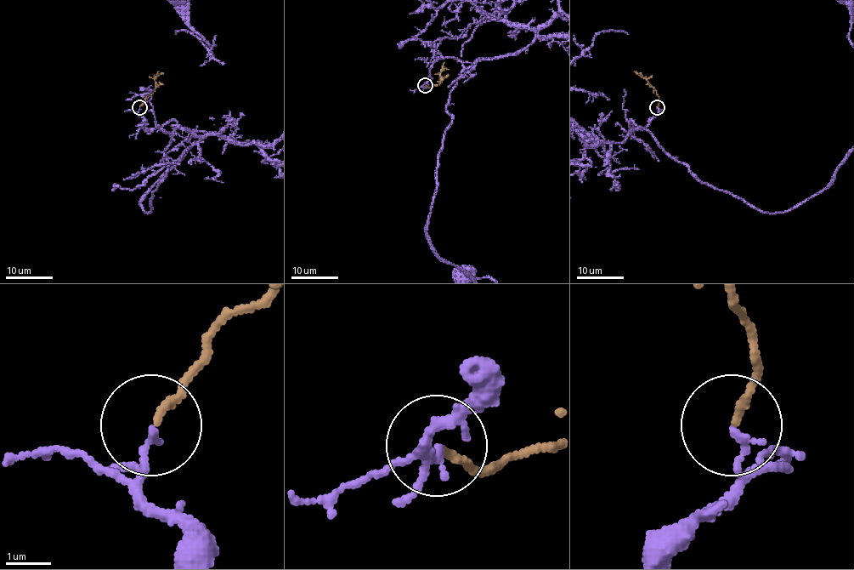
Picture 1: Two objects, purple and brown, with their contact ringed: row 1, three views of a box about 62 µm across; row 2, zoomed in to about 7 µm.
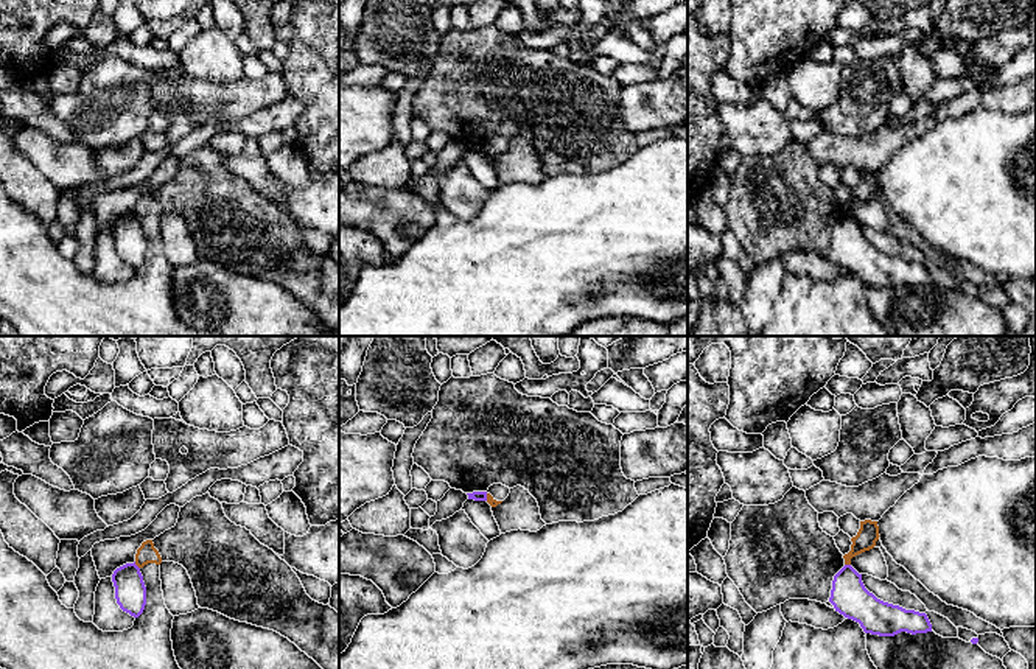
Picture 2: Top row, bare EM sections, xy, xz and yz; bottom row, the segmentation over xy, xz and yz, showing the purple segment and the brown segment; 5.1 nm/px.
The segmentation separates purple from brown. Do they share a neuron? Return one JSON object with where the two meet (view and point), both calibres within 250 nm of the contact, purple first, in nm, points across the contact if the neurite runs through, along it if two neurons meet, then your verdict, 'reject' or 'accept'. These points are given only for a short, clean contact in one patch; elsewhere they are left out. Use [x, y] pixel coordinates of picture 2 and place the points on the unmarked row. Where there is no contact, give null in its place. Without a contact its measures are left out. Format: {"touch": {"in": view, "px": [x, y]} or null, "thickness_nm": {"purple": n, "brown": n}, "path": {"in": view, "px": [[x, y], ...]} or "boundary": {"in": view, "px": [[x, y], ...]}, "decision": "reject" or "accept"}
{"touch": {"in": "xy", "px": [136, 217]}, "thickness_nm": {"purple": 160, "brown": 100}, "boundary": {"in": "xy", "px": [[134, 213], [139, 220]]}, "decision": "reject"}

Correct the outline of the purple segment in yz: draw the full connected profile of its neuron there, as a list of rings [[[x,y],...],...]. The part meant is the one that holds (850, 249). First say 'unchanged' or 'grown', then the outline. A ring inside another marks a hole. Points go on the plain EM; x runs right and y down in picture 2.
unchanged; [[[845,216],[834,227],[829,254],[835,263],[859,274],[865,285],[894,288],[901,283],[912,286],[932,283],[926,264],[877,250],[865,240],[862,226],[851,216]]]

